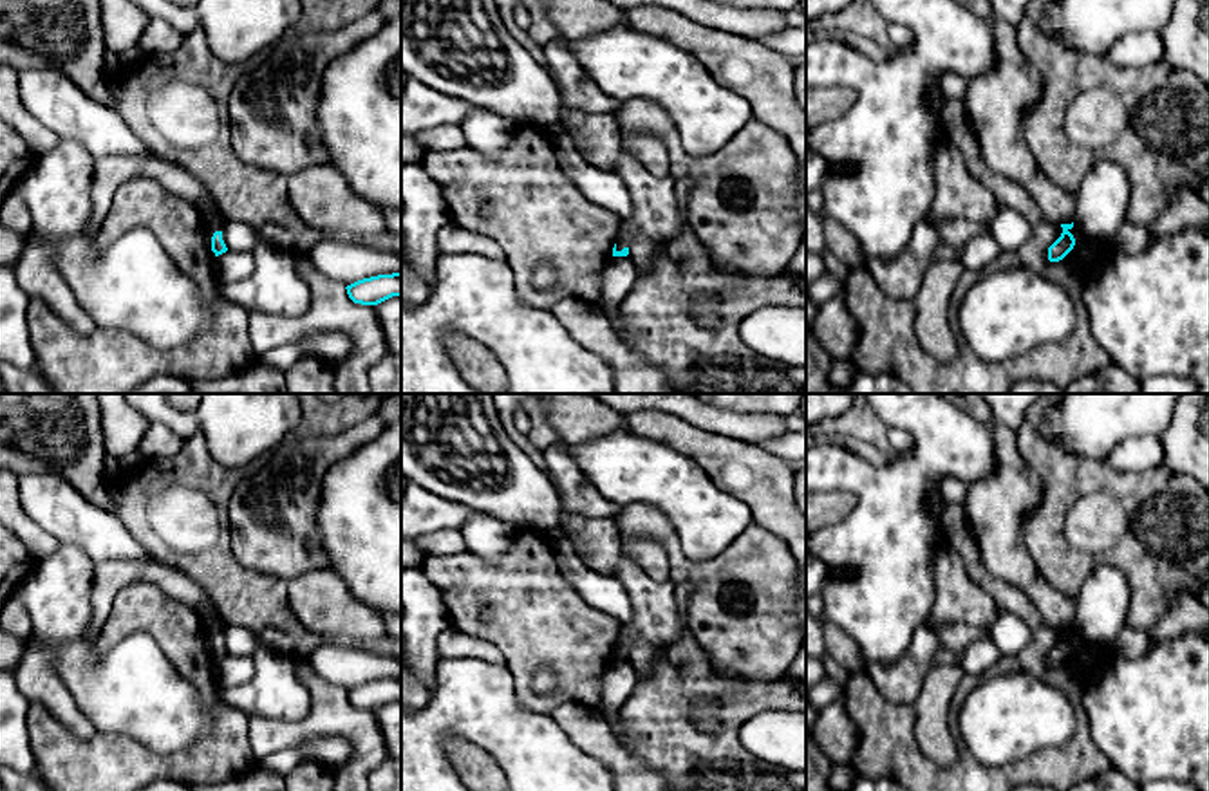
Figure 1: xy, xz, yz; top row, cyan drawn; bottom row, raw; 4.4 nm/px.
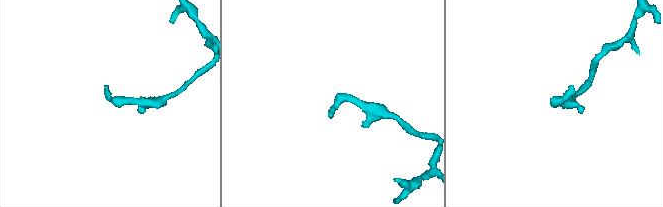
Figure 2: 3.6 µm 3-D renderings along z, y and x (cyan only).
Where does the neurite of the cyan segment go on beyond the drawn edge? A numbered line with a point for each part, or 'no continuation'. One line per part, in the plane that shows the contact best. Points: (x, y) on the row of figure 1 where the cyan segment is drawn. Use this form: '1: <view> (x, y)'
no continuation

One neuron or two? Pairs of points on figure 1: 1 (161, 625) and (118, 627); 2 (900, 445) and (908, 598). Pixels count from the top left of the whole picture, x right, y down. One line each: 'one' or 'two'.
1: one
2: two

